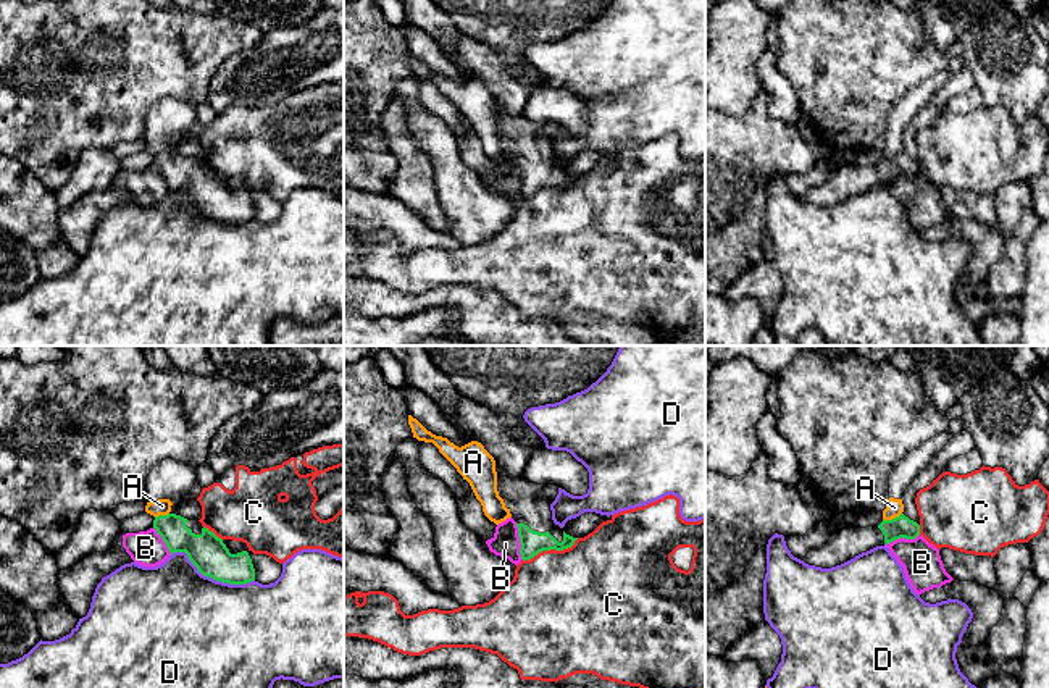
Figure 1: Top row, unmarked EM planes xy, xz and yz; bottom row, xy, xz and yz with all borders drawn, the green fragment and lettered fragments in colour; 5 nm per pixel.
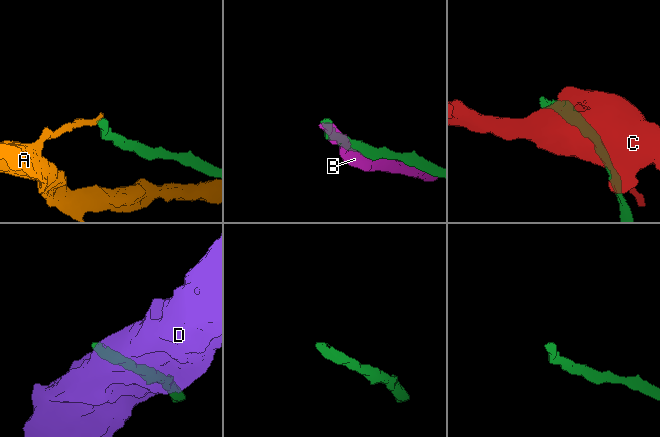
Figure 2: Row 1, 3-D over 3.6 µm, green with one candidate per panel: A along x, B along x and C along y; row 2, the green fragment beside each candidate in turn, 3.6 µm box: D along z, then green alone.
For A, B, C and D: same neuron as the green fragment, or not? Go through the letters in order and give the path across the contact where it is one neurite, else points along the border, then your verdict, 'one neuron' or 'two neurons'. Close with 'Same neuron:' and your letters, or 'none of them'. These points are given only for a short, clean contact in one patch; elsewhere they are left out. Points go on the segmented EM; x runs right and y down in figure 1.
A: border along yz (901, 512), (883, 520); two neurons
B: two neurons
C: two neurons
D: two neurons
Same neuron: none of them

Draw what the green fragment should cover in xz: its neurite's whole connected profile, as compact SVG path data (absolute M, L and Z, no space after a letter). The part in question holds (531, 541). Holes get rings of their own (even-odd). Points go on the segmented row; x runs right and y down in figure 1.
M495 464L497 491L516 522L520 554L529 560L542 551L563 551L575 544L573 538L552 520L550 504L539 499L544 485L529 481L524 475L513 476Z

